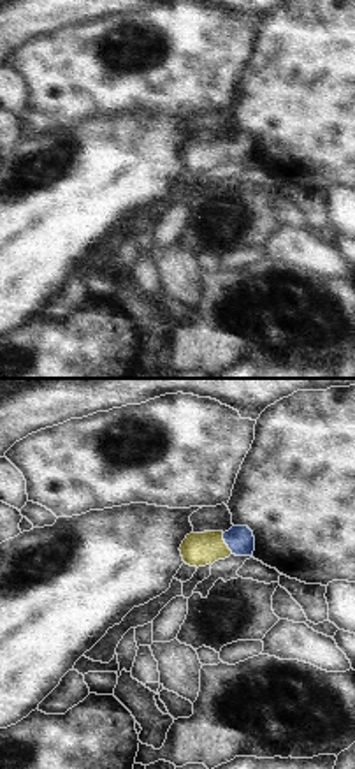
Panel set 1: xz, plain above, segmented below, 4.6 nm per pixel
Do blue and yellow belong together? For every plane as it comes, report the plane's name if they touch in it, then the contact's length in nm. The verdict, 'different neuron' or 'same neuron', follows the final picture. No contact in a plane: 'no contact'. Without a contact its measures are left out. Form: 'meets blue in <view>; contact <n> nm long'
meets blue in xz; contact 110 nm long

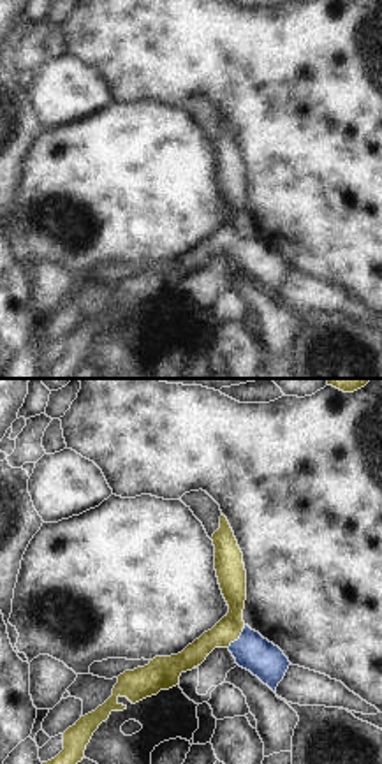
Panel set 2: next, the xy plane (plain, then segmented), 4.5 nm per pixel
meets blue in xy; contact 130 nm long

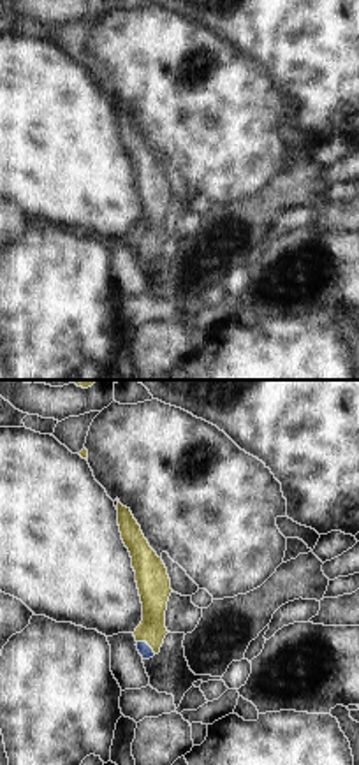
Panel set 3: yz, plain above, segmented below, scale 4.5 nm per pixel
meets blue in yz; contact 110 nm long

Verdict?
same neuron

